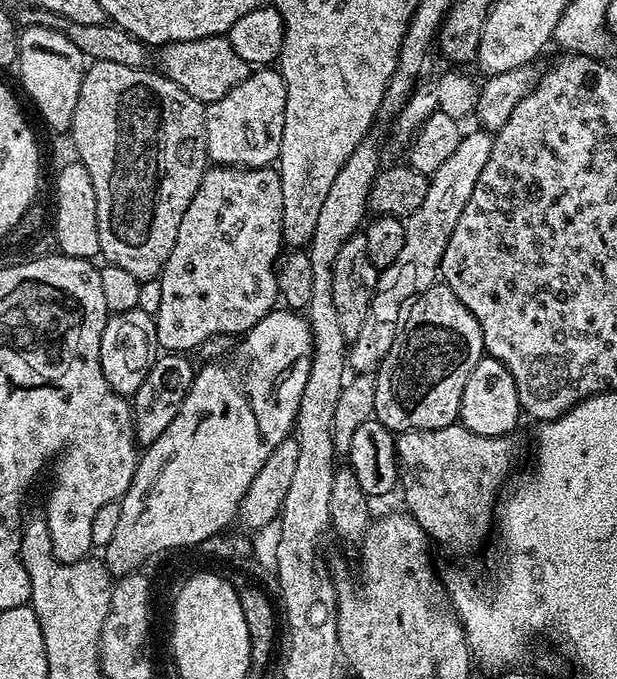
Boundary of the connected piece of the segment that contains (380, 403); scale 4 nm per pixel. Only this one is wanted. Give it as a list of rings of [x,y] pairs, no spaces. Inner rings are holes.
[[[443,282],[431,284],[414,302],[394,346],[375,373],[374,416],[393,434],[438,430],[460,419],[462,390],[474,366],[485,355],[478,318],[458,302],[458,294]]]

